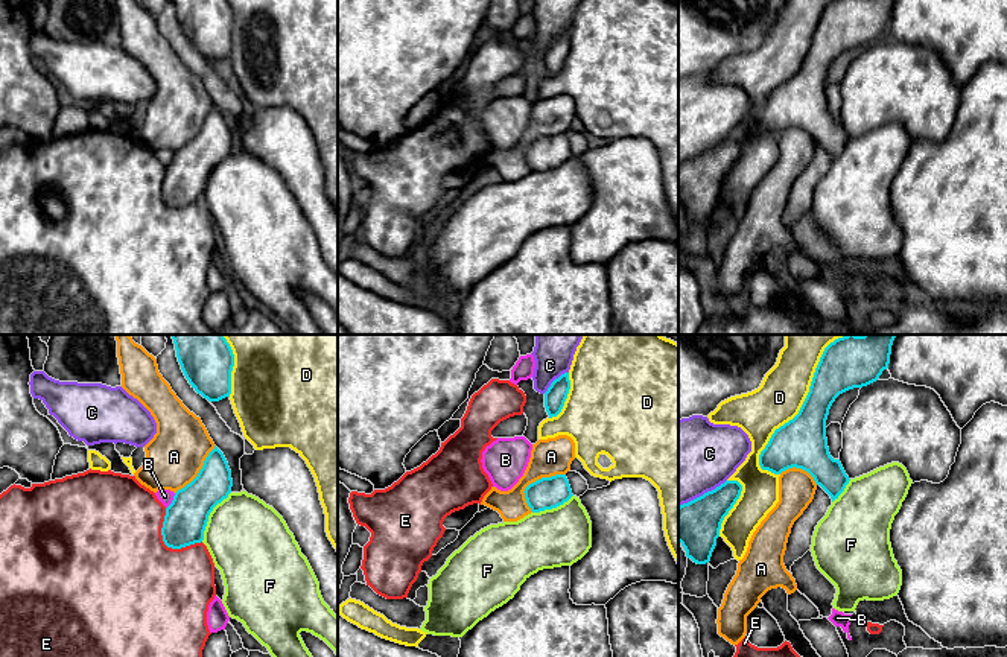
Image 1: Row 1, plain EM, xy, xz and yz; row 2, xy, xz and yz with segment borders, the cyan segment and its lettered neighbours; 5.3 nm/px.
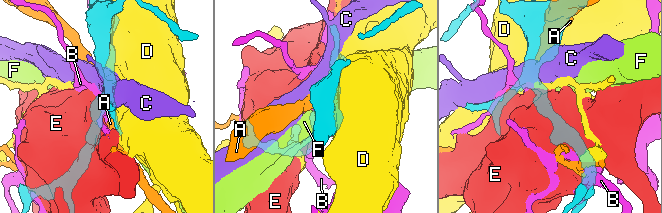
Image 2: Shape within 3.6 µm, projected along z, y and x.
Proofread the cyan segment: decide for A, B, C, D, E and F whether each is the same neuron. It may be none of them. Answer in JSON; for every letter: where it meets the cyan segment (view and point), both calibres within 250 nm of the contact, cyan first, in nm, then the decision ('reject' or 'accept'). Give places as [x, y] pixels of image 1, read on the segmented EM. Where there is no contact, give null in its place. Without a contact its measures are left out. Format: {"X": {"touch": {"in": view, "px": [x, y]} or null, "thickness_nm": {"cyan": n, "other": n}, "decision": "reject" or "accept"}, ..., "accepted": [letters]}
{"A": {"touch": {"in": "xz", "px": [533, 482]}, "thickness_nm": {"cyan": 170, "other": 200}, "decision": "reject"}, "B": {"touch": {"in": "xy", "px": [172, 501]}, "thickness_nm": {"cyan": 220, "other": 80}, "decision": "reject"}, "C": {"touch": {"in": "xz", "px": [554, 380]}, "thickness_nm": {"cyan": 120, "other": 240}, "decision": "reject"}, "D": {"touch": {"in": "yz", "px": [805, 400]}, "thickness_nm": {"cyan": 260, "other": 240}, "decision": "reject"}, "E": {"touch": {"in": "xy", "px": [166, 545]}, "thickness_nm": {"cyan": 220, "other": 500}, "decision": "reject"}, "F": {"touch": {"in": "xy", "px": [209, 514]}, "thickness_nm": {"cyan": 220, "other": 420}, "decision": "reject"}, "accepted": []}

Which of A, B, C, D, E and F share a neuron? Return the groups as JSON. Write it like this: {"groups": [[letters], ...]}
{"groups": [["A"], ["B"], ["C"], ["D"], ["E"], ["F"]]}

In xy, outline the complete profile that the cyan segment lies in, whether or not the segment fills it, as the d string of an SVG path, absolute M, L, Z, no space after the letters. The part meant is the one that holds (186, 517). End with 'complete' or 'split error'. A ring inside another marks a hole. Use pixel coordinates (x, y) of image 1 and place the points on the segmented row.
M214 446L198 476L178 490L166 508L161 528L167 548L181 549L204 540L213 508L231 493L231 470L224 453Z; complete

